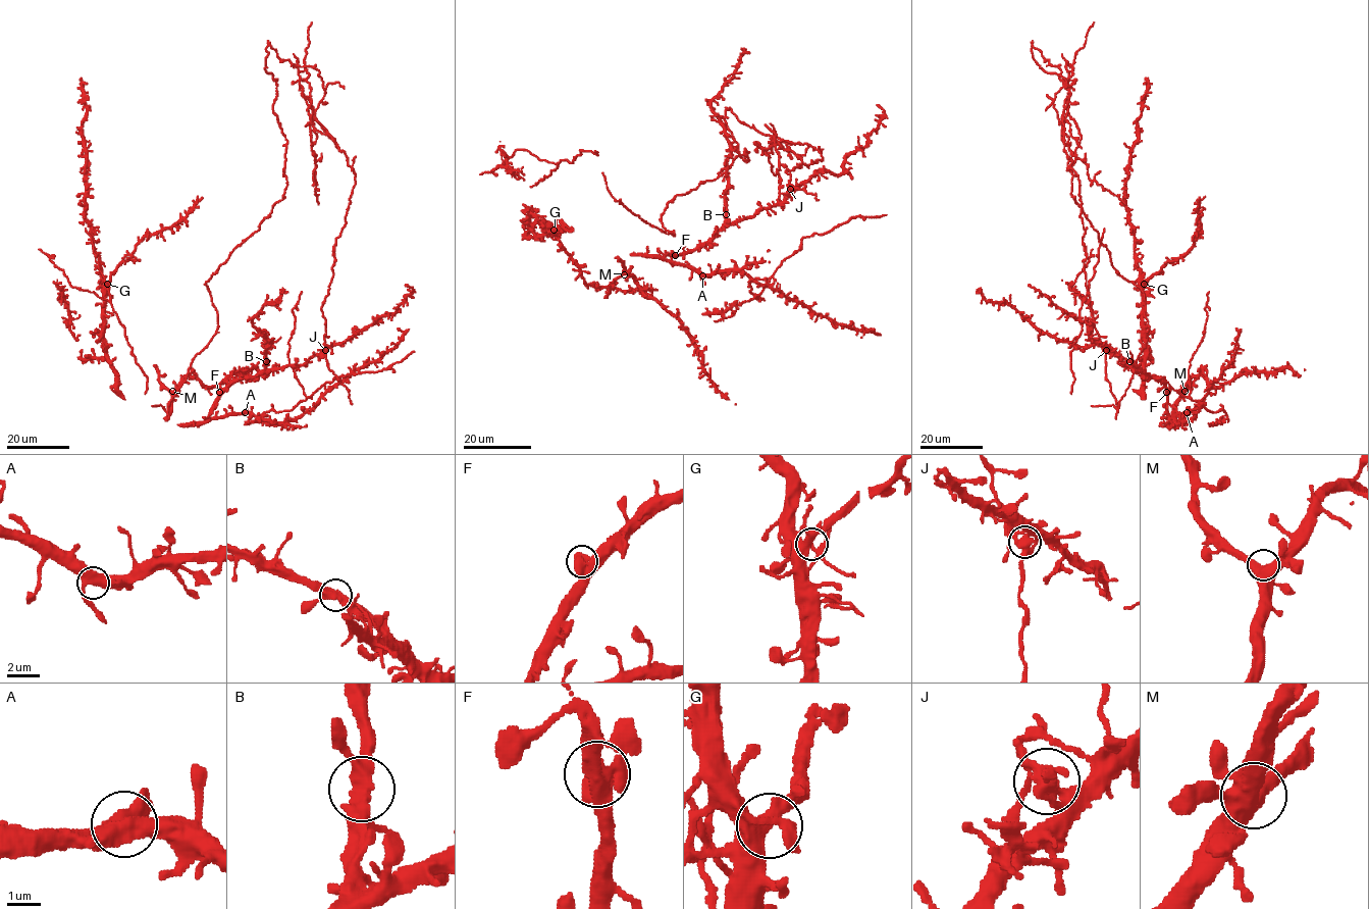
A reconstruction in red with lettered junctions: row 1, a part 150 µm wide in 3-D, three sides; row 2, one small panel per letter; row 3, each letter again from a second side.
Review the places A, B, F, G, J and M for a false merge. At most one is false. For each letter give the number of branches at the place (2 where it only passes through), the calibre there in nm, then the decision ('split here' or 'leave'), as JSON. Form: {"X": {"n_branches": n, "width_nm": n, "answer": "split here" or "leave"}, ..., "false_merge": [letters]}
{"A": {"n_branches": 3, "width_nm": 460, "answer": "leave"}, "B": {"n_branches": 3, "width_nm": 400, "answer": "leave"}, "F": {"n_branches": 3, "width_nm": 340, "answer": "leave"}, "G": {"n_branches": 3, "width_nm": 400, "answer": "leave"}, "J": {"n_branches": 3, "width_nm": 400, "answer": "split here"}, "M": {"n_branches": 3, "width_nm": 480, "answer": "leave"}, "false_merge": ["J"]}

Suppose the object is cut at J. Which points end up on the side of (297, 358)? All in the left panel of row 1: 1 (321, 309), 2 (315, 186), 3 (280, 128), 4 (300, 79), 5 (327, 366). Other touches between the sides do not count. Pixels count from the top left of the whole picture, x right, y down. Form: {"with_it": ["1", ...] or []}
{"with_it": ["3"]}

